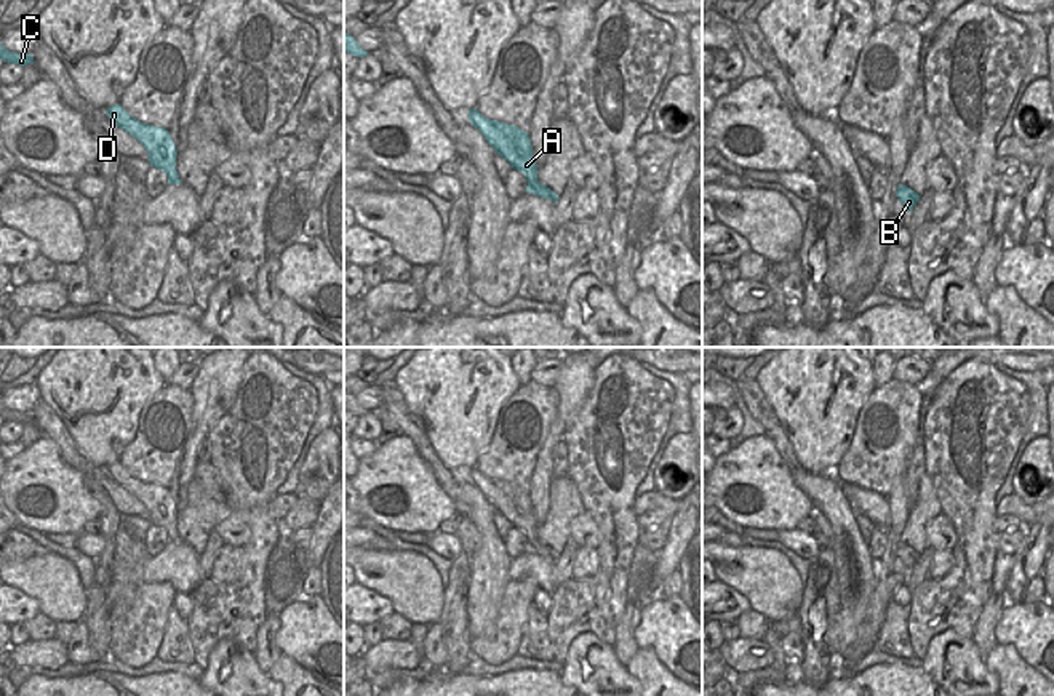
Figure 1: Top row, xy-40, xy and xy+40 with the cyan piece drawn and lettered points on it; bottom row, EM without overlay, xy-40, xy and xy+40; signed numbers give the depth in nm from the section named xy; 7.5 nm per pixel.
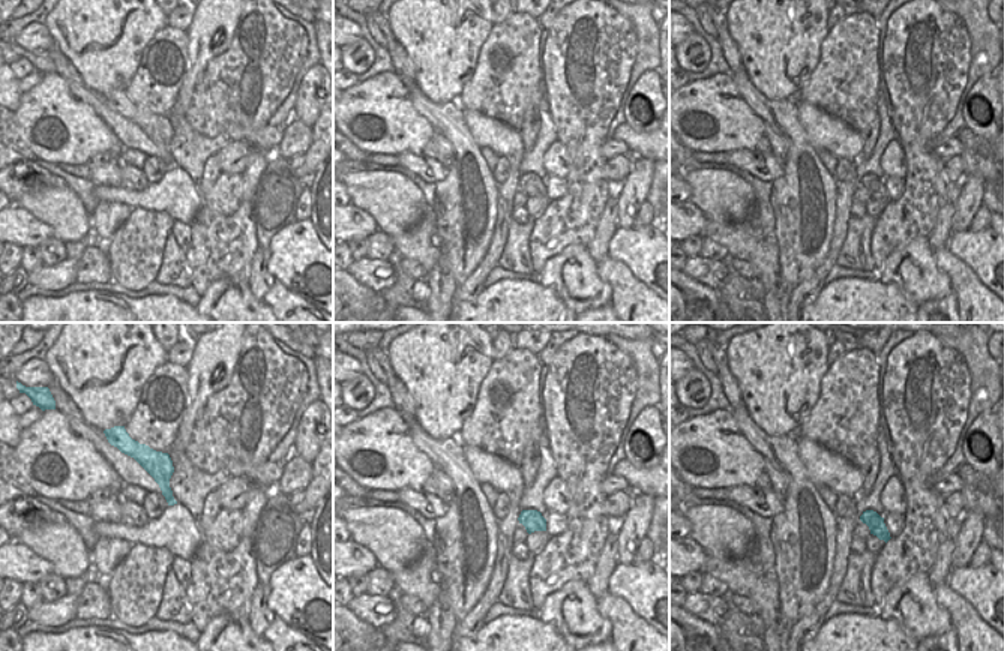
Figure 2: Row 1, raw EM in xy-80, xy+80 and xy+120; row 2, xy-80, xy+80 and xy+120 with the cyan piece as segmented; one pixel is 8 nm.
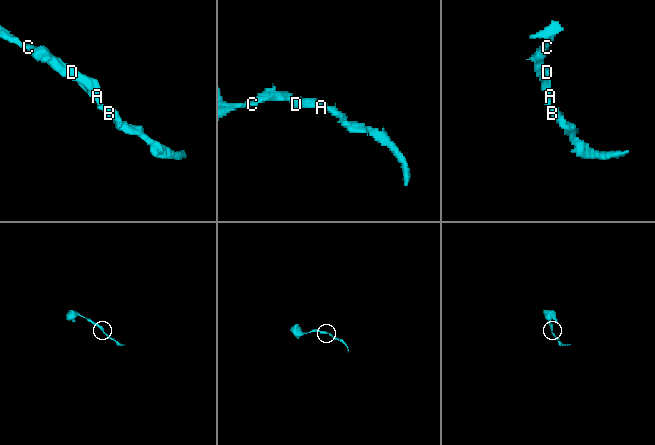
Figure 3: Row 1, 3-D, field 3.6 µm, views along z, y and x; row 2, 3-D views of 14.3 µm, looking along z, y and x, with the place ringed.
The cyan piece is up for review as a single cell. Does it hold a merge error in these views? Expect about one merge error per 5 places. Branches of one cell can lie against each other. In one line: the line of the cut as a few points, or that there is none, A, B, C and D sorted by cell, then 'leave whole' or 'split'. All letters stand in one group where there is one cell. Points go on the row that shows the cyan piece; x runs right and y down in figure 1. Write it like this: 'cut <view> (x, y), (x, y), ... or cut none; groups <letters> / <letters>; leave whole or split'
cut none; groups A B C D; leave whole

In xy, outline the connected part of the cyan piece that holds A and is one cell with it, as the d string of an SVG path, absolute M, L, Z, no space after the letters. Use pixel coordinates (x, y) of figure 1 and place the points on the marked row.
M477 109L469 110L469 120L480 130L488 144L512 165L513 170L525 174L528 181L526 192L541 198L550 198L557 203L558 195L537 181L537 165L534 162L531 139L526 131L515 125L488 120Z

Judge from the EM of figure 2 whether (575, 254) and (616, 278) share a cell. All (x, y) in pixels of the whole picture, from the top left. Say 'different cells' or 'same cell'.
different cells

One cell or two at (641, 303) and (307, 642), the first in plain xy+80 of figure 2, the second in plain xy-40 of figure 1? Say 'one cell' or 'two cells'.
two cells

